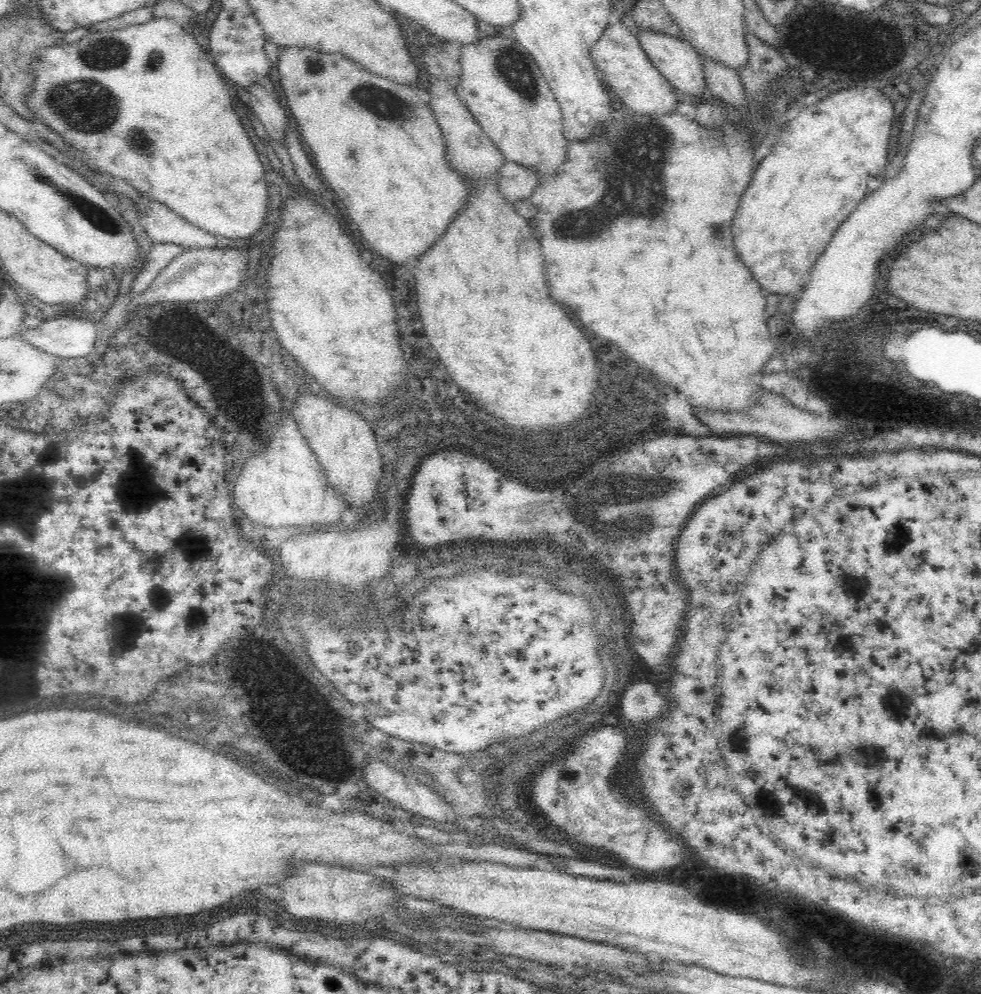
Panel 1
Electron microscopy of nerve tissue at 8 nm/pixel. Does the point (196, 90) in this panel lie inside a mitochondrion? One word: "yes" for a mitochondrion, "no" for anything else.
no

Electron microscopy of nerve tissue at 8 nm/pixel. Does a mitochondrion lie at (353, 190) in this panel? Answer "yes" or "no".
no

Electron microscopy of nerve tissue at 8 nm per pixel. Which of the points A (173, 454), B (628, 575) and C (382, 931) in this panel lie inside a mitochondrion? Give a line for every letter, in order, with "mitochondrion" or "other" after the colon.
A: other
B: other
C: other

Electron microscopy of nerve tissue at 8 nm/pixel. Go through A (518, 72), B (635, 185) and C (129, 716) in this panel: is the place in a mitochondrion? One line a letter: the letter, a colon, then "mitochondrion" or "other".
A: mitochondrion
B: mitochondrion
C: other

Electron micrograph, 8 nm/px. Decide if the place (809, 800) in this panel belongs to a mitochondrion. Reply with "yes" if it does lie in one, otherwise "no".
no

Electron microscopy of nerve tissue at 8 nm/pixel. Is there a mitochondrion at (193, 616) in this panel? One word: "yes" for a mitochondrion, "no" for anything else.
yes

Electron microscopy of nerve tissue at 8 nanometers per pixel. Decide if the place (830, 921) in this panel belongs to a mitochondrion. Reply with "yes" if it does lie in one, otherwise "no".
no

